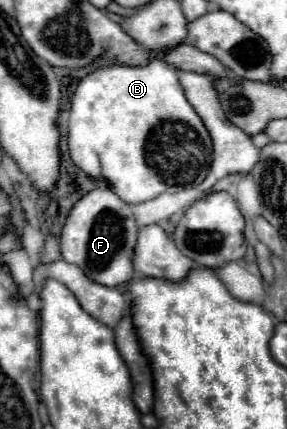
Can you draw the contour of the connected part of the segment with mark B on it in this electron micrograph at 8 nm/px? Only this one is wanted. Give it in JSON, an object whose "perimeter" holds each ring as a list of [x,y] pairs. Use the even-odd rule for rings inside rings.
{"perimeter":[[[151,57],[151,61],[147,65],[119,65],[119,63],[113,63],[113,65],[105,65],[101,69],[95,69],[91,71],[89,75],[85,75],[75,93],[73,93],[73,99],[71,99],[71,113],[69,113],[69,131],[67,131],[67,145],[69,145],[69,155],[73,159],[73,163],[87,175],[91,177],[97,177],[103,179],[109,183],[111,191],[115,195],[119,195],[123,201],[127,203],[143,203],[143,201],[149,201],[149,199],[155,199],[157,195],[161,193],[177,193],[189,185],[199,185],[207,173],[209,173],[209,167],[211,167],[211,159],[213,159],[213,147],[211,147],[211,137],[201,121],[201,117],[195,113],[195,109],[191,107],[191,103],[185,99],[185,93],[183,93],[183,87],[179,85],[179,79],[177,79],[177,73],[163,61],[163,59],[157,59],[157,57]]]}

